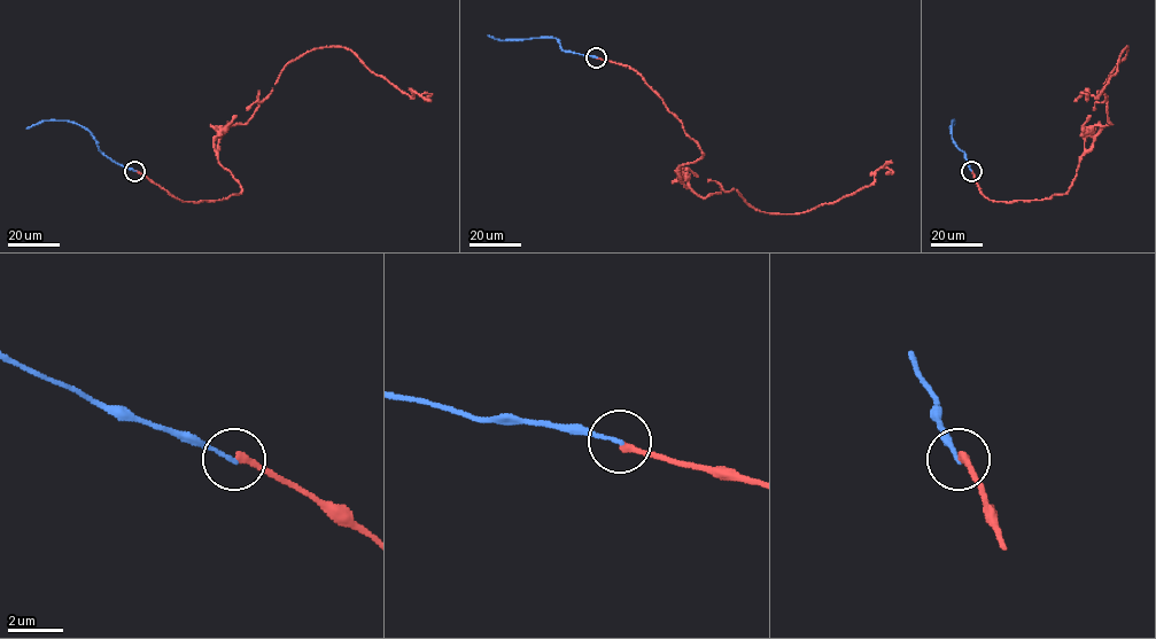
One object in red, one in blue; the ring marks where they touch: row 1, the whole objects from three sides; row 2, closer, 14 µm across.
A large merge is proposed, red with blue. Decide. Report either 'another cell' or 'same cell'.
another cell

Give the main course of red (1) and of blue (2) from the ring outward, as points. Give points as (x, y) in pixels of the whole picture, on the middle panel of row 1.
1: (596, 57), (682, 124), (703, 155), (679, 176), (703, 197), (720, 184), (799, 213), (886, 173)
2: (596, 57), (564, 51), (556, 38), (497, 40), (487, 34)

